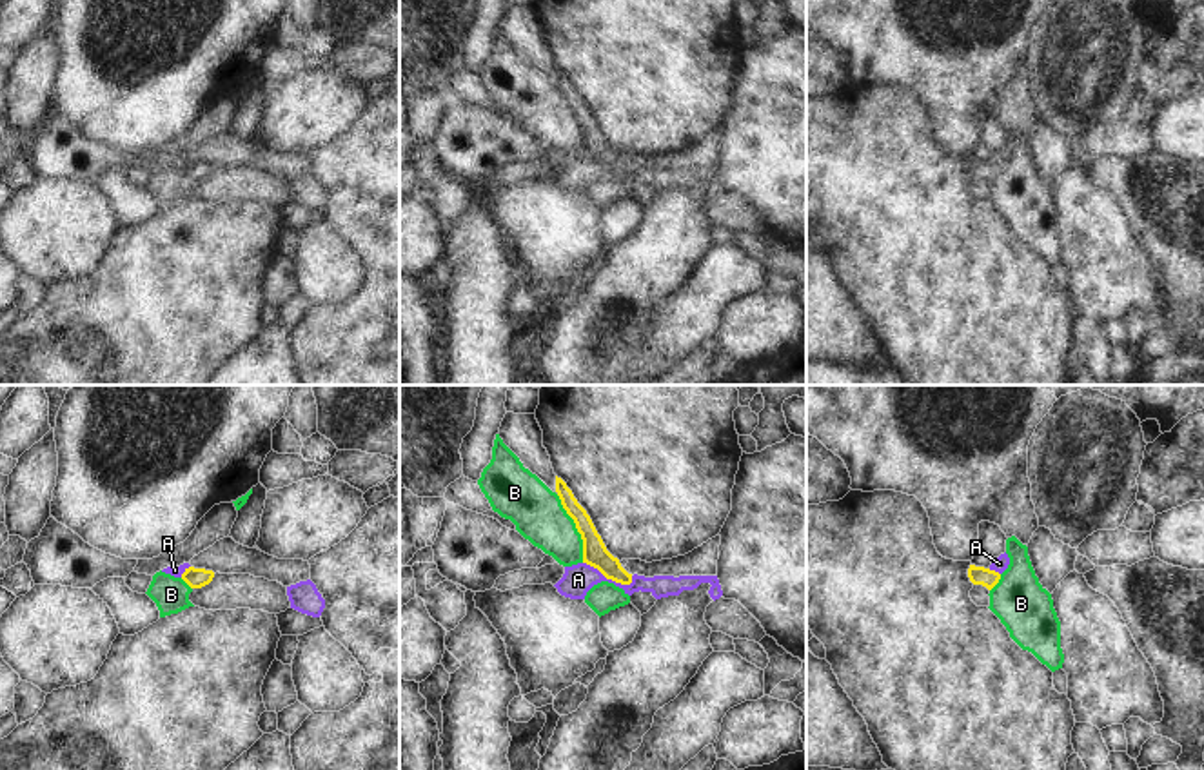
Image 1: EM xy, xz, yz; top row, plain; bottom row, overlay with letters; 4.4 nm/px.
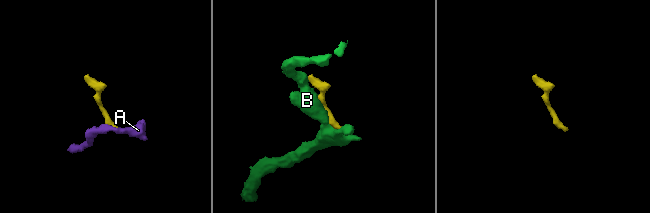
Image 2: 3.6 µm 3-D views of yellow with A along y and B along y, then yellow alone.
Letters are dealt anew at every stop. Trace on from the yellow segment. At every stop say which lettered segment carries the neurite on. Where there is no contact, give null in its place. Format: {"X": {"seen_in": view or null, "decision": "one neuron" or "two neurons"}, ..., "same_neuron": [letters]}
{"A": {"seen_in": "xz", "decision": "two neurons"}, "B": {"seen_in": "xz", "decision": "two neurons"}, "same_neuron": []}

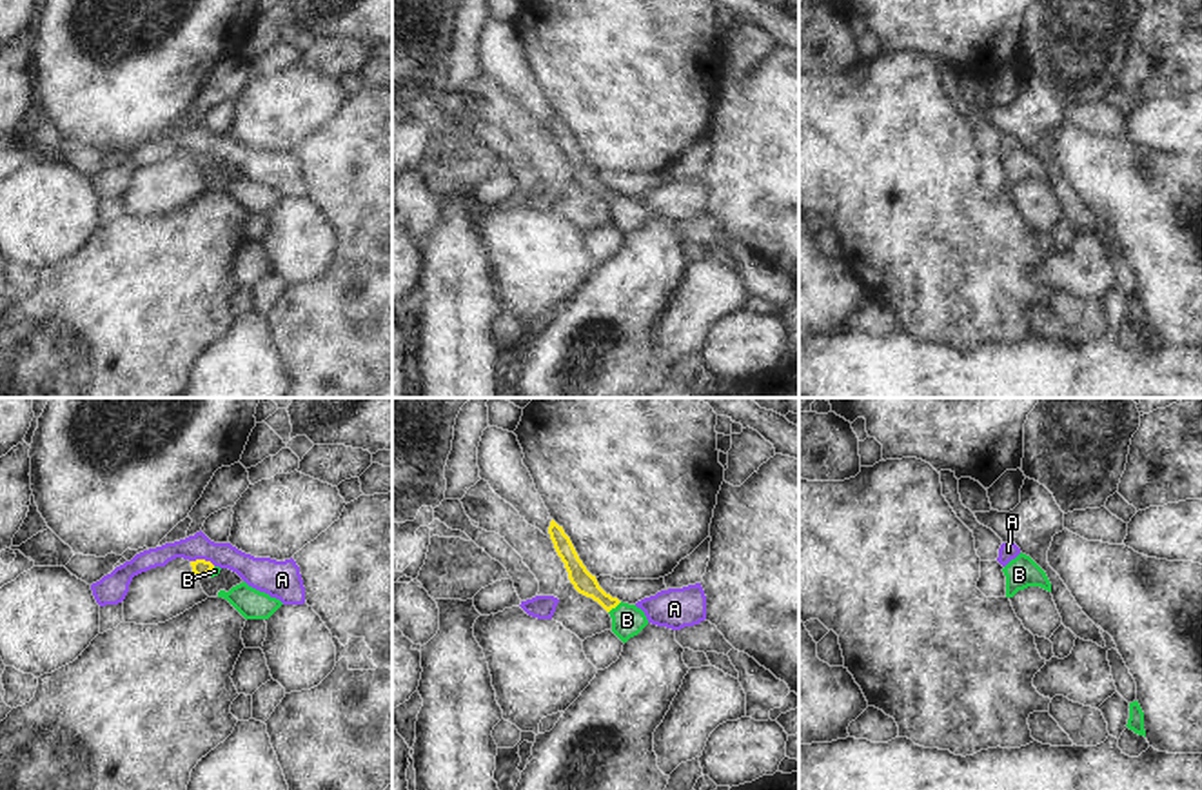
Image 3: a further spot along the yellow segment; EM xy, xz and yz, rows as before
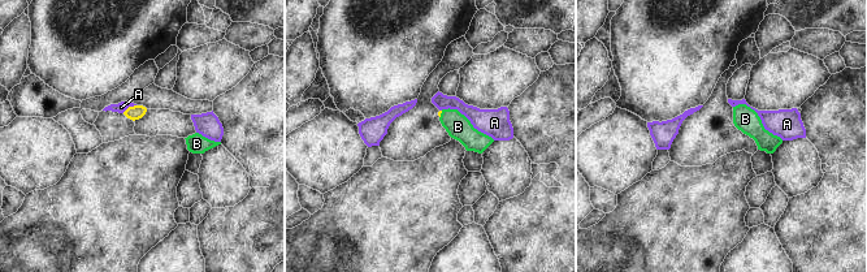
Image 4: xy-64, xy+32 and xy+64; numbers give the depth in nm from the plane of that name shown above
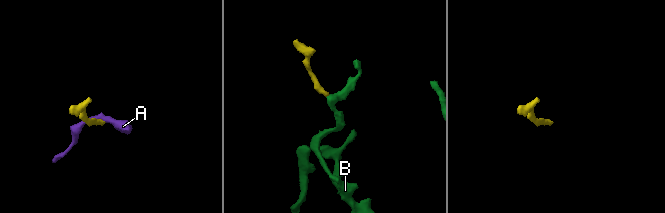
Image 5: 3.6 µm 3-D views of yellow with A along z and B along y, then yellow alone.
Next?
{"A": {"seen_in": "xy", "decision": "two neurons"}, "B": {"seen_in": "xz", "decision": "one neuron"}, "same_neuron": ["B"]}

